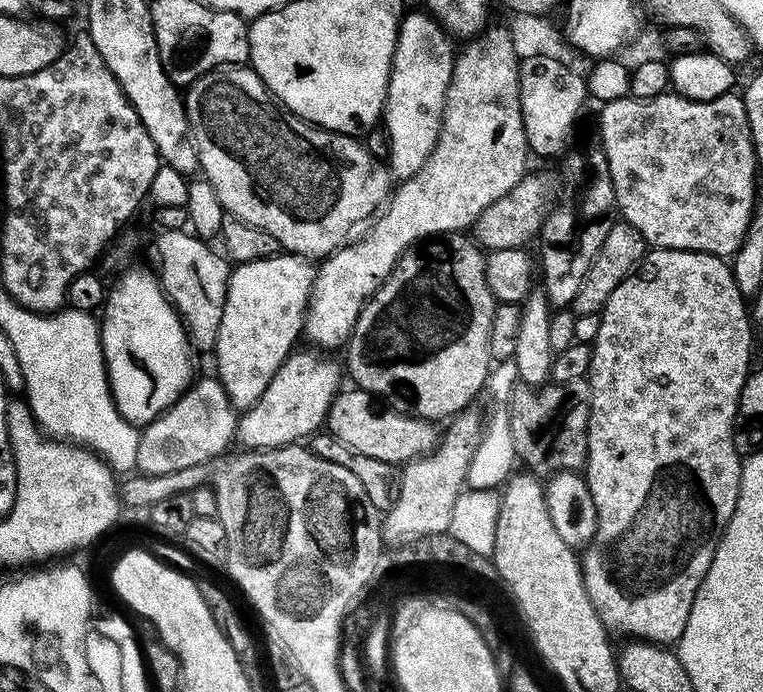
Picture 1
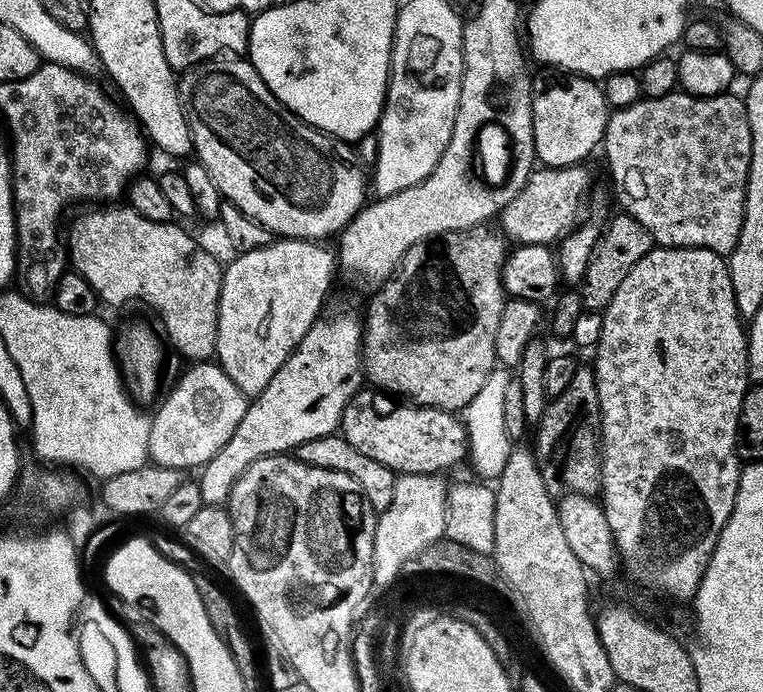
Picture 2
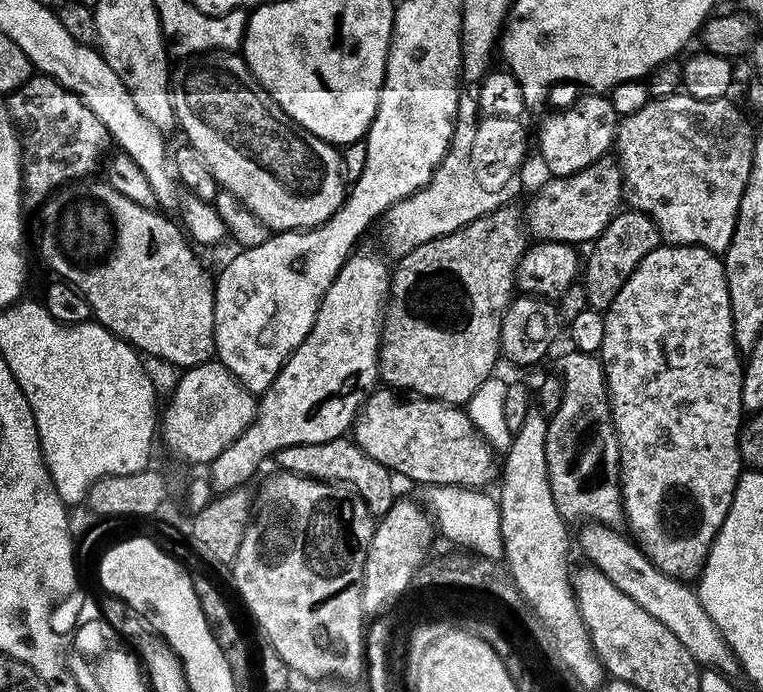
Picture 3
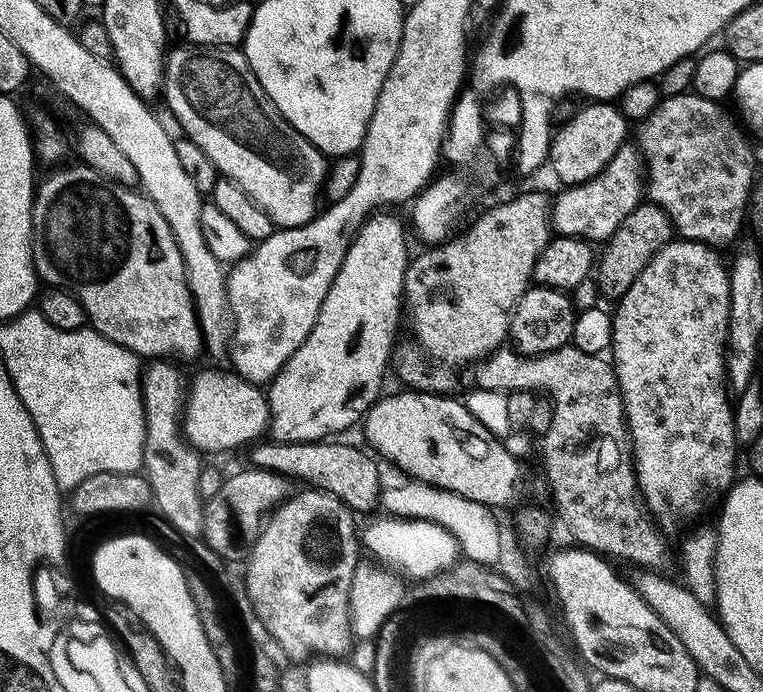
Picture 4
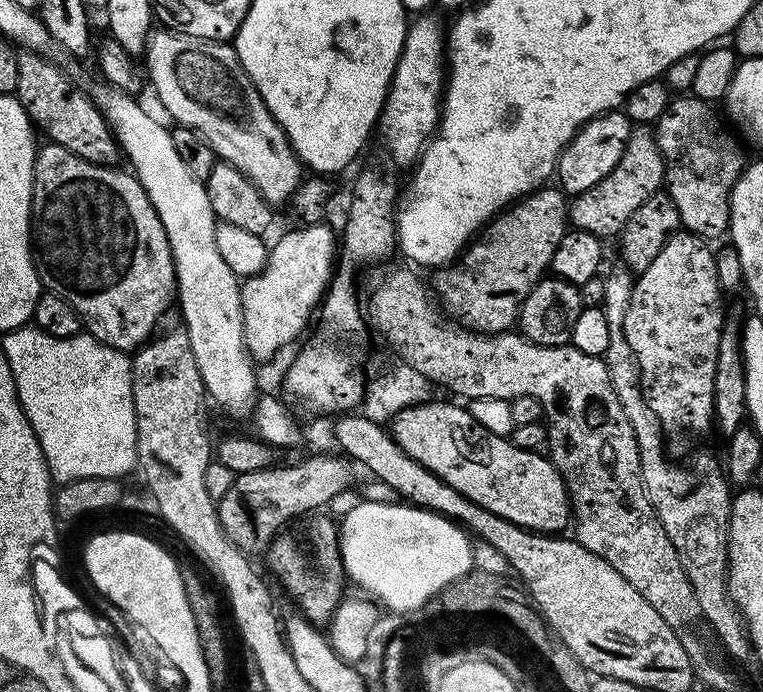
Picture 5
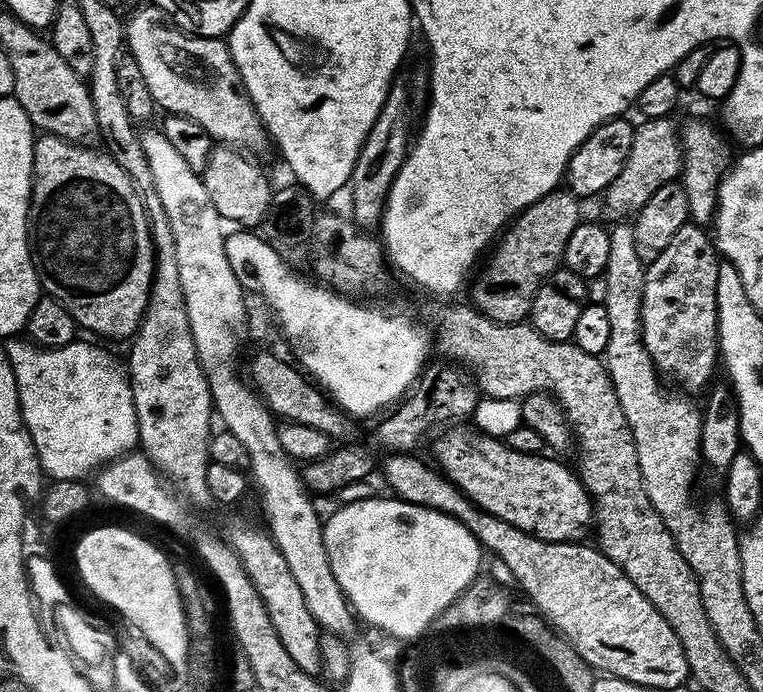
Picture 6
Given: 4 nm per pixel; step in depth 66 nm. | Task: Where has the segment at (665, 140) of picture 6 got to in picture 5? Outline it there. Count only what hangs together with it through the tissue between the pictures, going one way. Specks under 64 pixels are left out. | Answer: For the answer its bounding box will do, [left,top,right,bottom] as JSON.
[571,126,664,238]

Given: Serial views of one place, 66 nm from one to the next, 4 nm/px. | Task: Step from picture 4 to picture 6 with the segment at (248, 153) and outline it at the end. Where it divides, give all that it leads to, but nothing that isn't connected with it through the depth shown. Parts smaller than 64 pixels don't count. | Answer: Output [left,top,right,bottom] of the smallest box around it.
[126,6,270,154]

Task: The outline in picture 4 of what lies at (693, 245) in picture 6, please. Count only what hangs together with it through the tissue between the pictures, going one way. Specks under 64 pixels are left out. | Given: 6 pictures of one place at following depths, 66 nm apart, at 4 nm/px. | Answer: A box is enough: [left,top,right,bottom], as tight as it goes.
[610,238,736,530]

